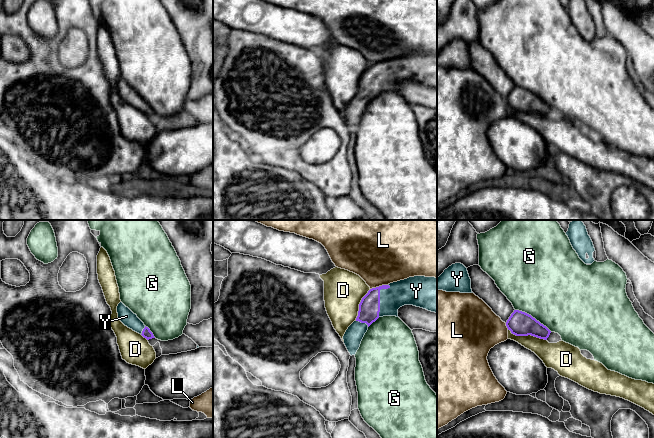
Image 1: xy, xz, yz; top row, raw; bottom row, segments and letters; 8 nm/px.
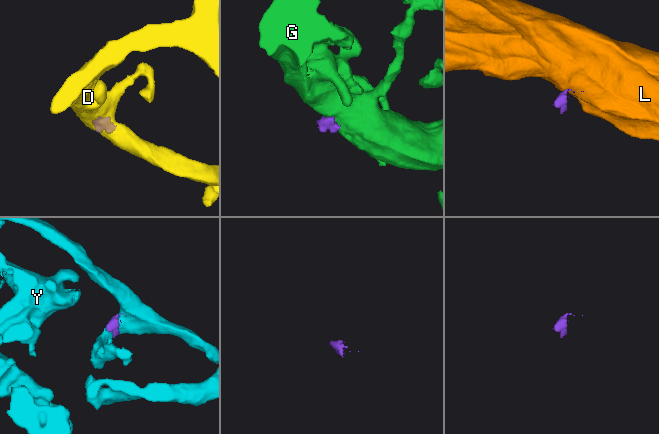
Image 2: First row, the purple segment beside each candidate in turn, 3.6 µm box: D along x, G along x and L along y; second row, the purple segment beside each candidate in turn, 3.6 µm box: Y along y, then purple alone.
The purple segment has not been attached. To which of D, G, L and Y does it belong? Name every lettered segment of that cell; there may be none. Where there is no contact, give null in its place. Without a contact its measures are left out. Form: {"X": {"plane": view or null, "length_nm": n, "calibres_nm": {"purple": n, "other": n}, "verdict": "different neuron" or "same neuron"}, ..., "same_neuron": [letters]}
{"D": {"plane": "yz", "length_nm": 320, "calibres_nm": {"purple": 190, "other": 180}, "verdict": "different neuron"}, "G": {"plane": "yz", "length_nm": 340, "calibres_nm": {"purple": 190, "other": 500}, "verdict": "different neuron"}, "L": {"plane": "xz", "length_nm": 150, "calibres_nm": {"purple": 170, "other": 480}, "verdict": "different neuron"}, "Y": {"plane": "xz", "length_nm": 280, "calibres_nm": {"purple": 170, "other": 220}, "verdict": "same neuron"}, "same_neuron": ["Y"]}

